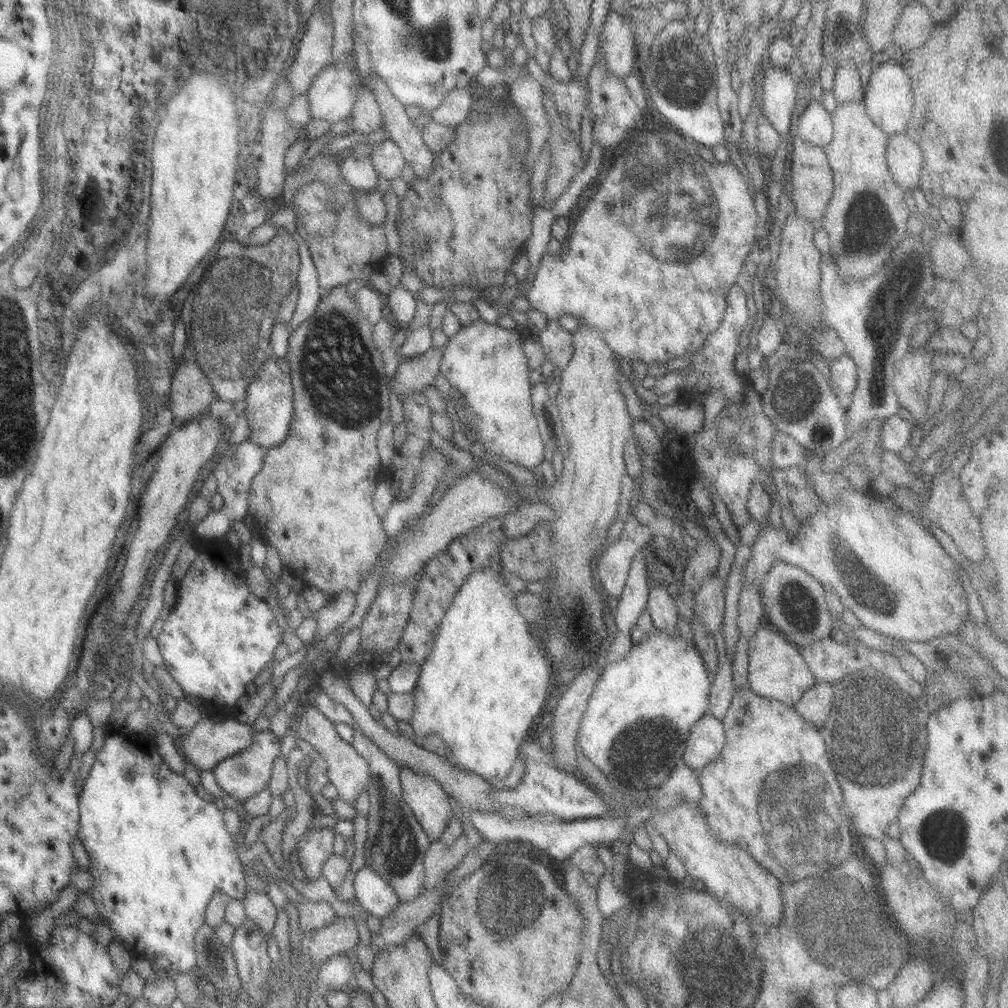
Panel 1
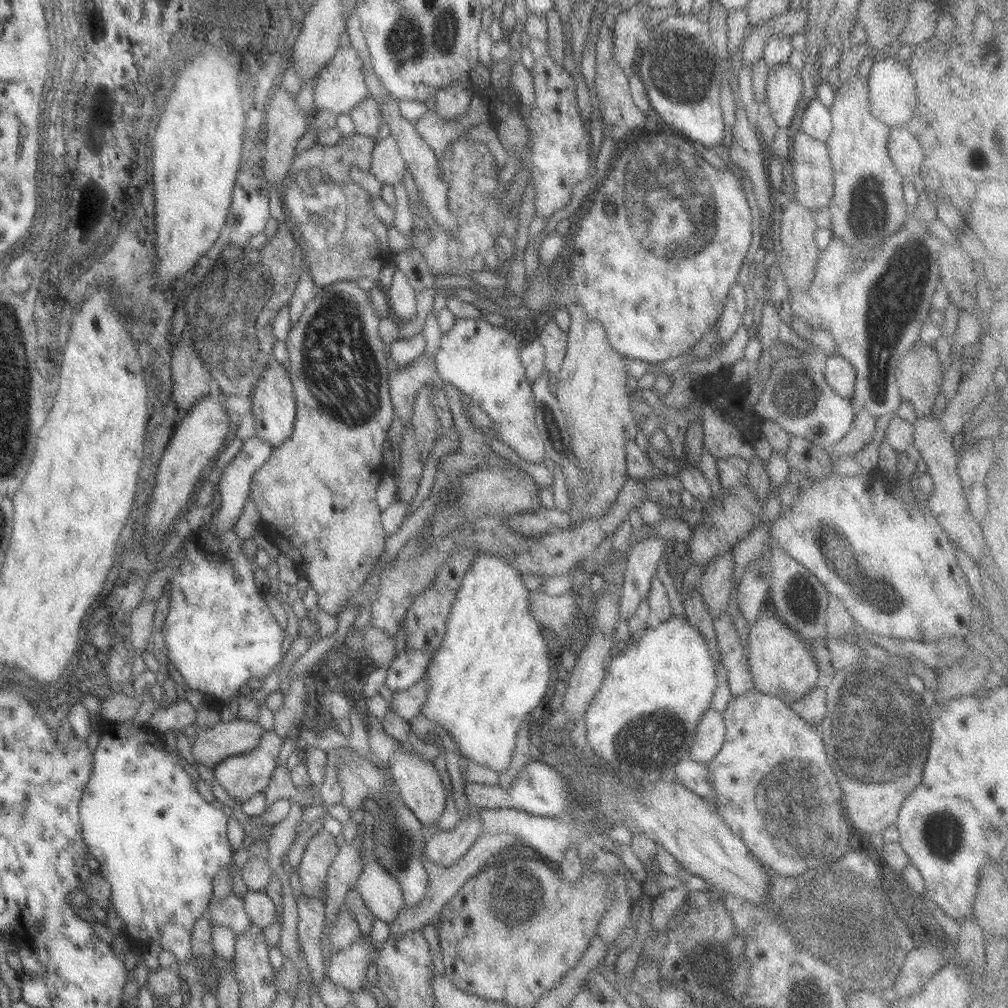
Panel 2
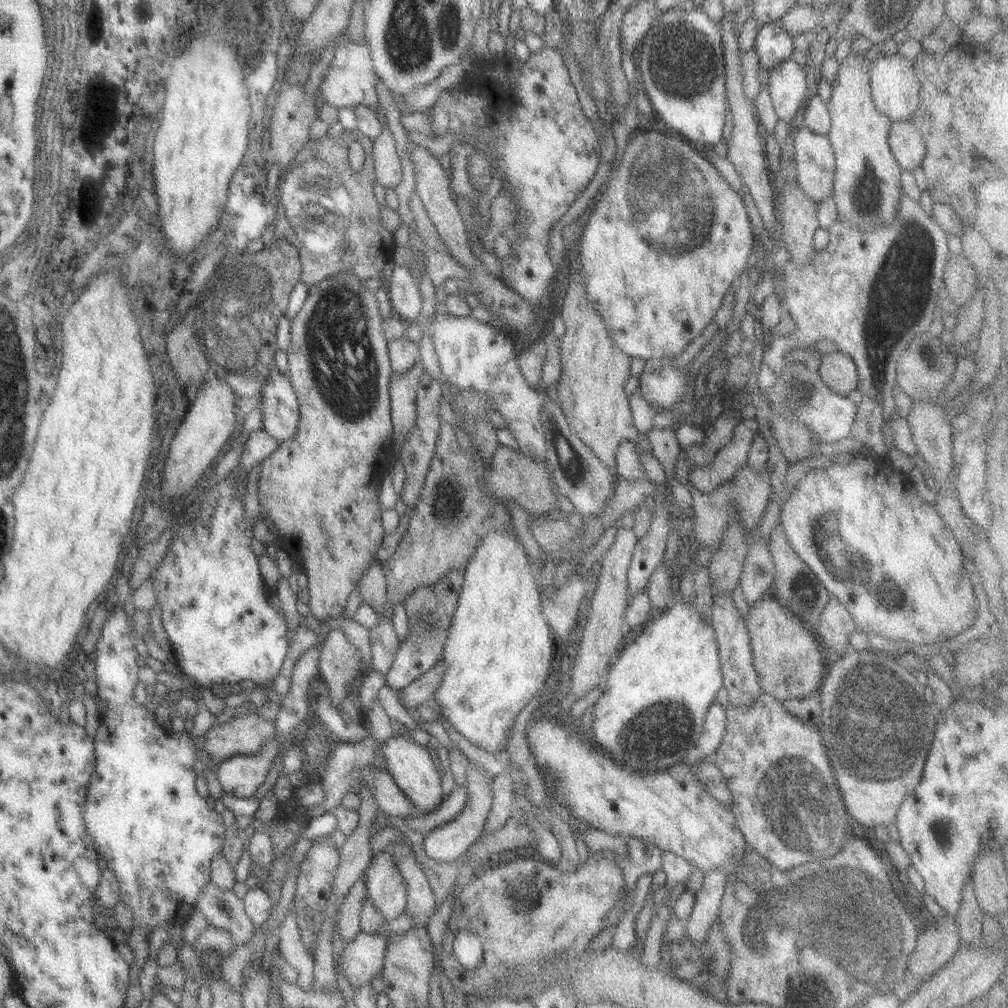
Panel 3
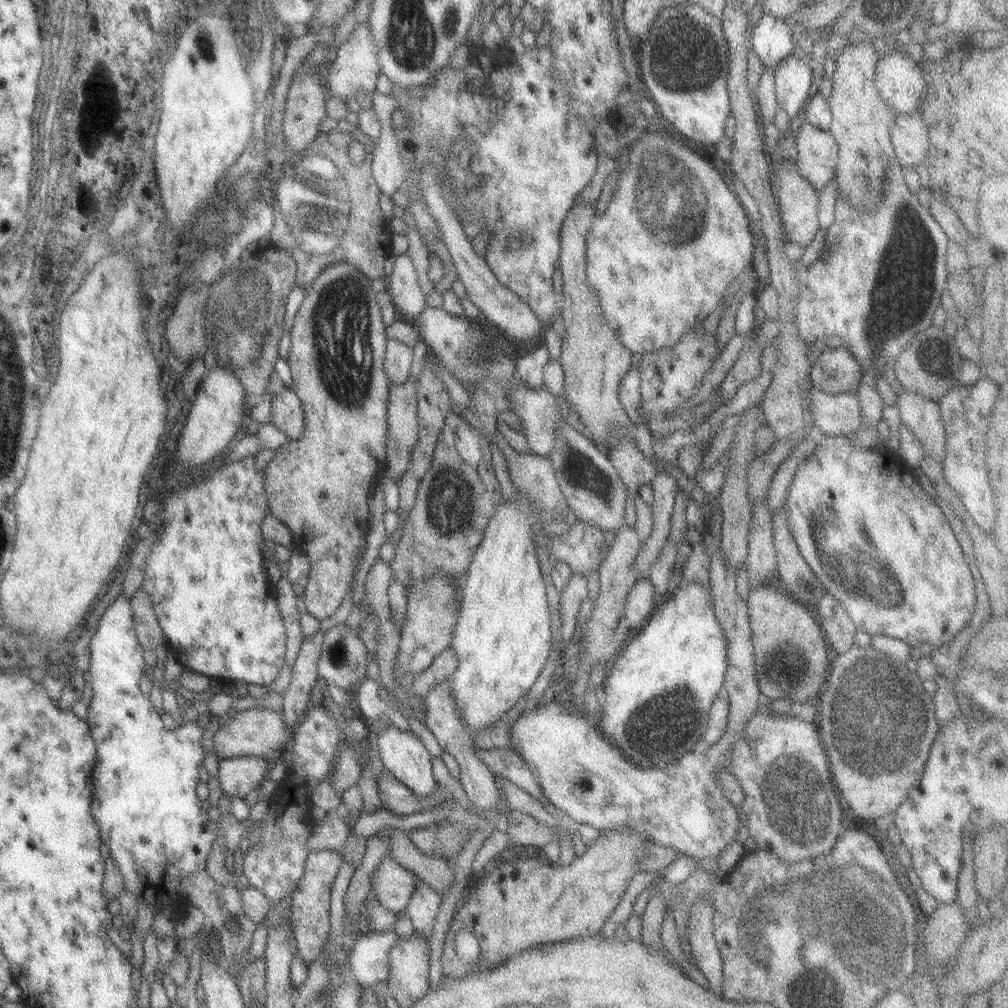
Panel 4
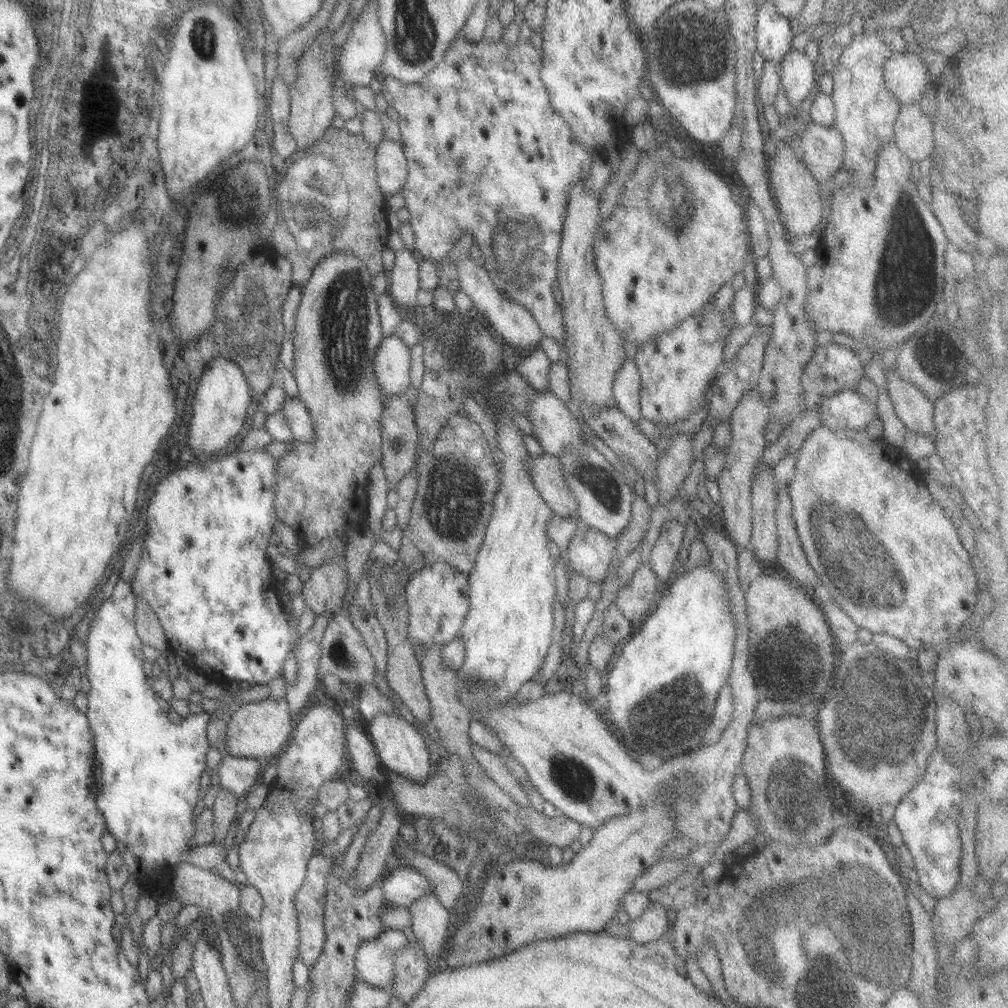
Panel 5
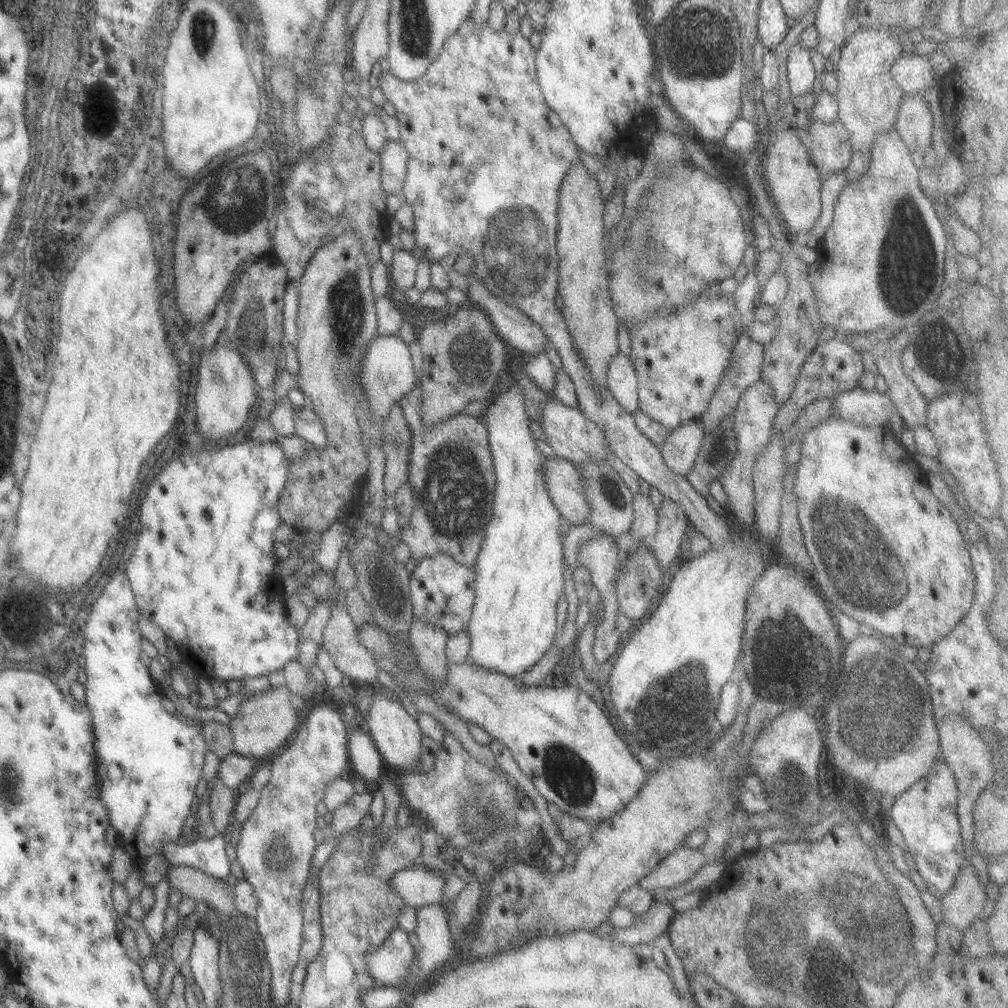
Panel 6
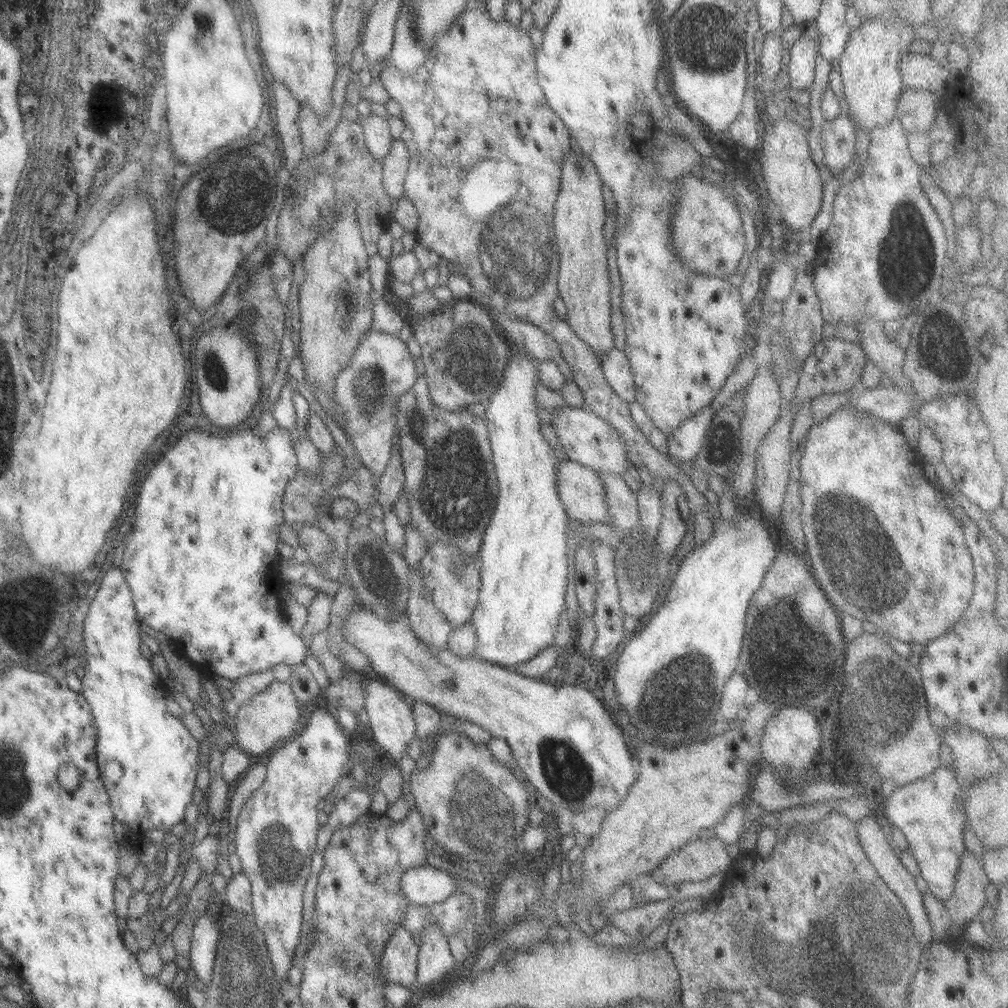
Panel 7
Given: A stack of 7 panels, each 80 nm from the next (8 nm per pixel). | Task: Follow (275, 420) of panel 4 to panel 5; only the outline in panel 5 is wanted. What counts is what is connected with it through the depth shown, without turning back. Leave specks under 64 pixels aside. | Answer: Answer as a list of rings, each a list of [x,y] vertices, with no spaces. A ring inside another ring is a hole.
[[[285,396],[280,408],[283,408],[283,419],[291,431],[293,440],[309,442],[312,439],[314,429],[305,405],[297,397]]]

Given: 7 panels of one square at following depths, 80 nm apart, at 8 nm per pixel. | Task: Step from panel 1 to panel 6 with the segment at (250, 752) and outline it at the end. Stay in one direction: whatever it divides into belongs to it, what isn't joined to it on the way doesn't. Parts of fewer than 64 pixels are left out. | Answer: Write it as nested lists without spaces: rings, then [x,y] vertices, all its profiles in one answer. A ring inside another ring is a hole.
[[[233,752],[220,759],[216,776],[229,790],[241,788],[253,774],[253,761],[251,758],[239,756]]]

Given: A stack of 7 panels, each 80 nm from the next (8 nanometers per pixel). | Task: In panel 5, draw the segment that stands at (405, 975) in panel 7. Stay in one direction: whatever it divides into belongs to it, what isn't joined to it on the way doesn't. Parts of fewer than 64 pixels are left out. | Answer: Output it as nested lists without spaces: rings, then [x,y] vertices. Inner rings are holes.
[[[384,929],[373,940],[362,942],[354,956],[355,980],[377,988],[389,988],[393,974],[393,957],[407,939],[401,930]]]

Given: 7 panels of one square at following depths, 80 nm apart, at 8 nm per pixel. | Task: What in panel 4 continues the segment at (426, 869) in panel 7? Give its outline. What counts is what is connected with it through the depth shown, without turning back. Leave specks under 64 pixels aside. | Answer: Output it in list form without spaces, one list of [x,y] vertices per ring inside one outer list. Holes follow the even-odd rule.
[[[387,853],[371,876],[371,897],[391,912],[403,912],[417,878]]]

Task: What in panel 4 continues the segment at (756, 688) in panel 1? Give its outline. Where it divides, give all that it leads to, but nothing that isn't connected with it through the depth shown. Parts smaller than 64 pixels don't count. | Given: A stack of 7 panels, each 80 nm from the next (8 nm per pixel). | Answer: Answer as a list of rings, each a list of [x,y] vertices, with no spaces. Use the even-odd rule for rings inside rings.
[[[777,584],[757,585],[750,589],[746,600],[748,626],[752,642],[753,668],[758,689],[764,700],[789,699],[800,703],[807,703],[809,698],[815,698],[827,678],[833,654],[826,647],[823,633],[817,616],[809,613],[803,605],[791,601]]]

